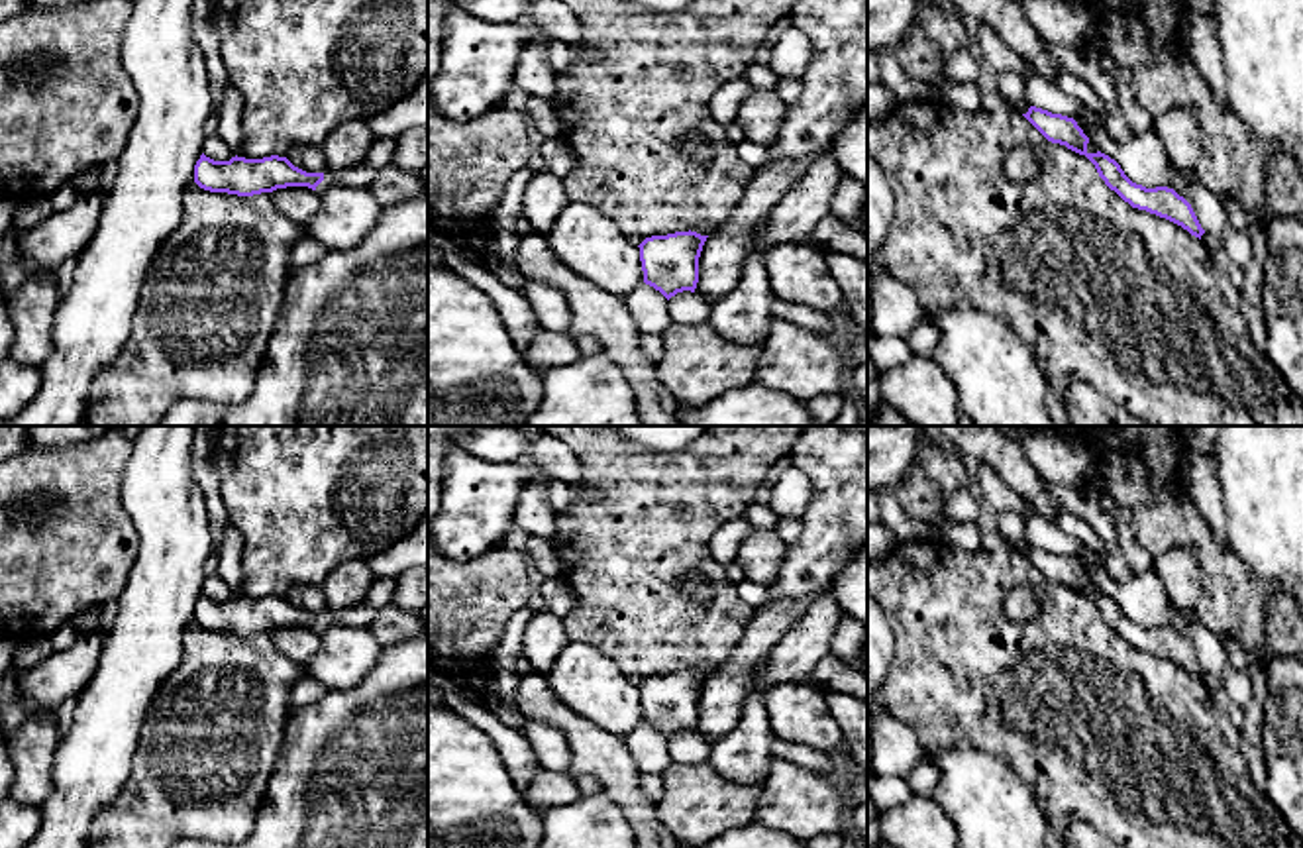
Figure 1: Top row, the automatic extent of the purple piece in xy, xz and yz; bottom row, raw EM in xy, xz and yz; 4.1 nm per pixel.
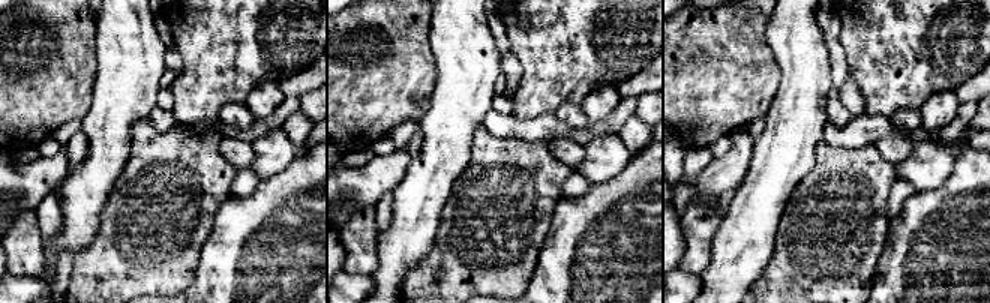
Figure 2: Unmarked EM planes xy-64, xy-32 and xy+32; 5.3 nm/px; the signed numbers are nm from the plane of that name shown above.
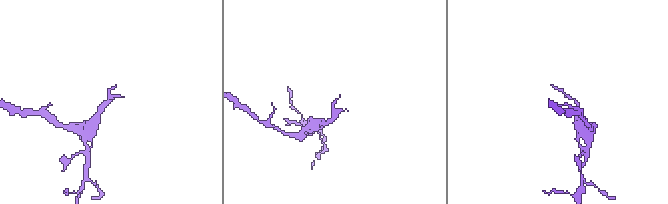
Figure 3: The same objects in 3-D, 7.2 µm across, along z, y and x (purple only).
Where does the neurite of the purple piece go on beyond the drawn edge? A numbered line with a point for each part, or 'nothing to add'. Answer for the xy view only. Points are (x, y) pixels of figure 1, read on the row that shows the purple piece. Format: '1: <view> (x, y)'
1: xy (381, 152)

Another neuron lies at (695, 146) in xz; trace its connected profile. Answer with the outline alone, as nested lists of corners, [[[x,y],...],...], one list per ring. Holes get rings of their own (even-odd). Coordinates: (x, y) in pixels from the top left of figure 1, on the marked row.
[[[691,133],[683,137],[681,147],[699,165],[708,163],[710,159],[710,145],[703,133]]]

